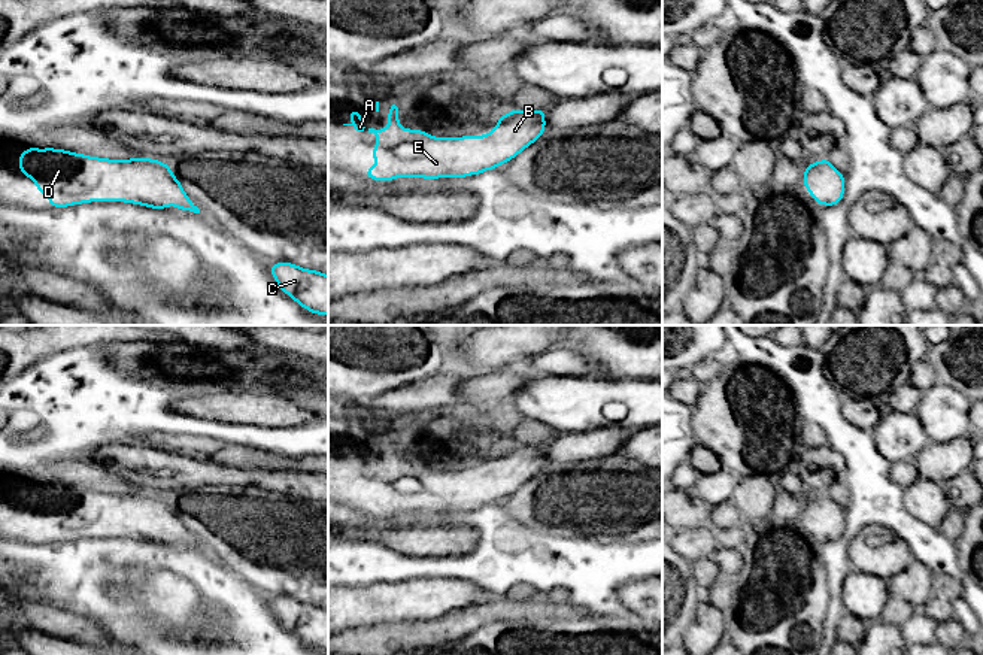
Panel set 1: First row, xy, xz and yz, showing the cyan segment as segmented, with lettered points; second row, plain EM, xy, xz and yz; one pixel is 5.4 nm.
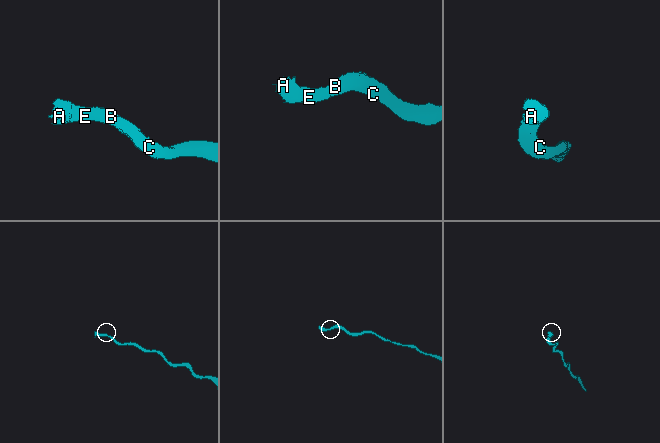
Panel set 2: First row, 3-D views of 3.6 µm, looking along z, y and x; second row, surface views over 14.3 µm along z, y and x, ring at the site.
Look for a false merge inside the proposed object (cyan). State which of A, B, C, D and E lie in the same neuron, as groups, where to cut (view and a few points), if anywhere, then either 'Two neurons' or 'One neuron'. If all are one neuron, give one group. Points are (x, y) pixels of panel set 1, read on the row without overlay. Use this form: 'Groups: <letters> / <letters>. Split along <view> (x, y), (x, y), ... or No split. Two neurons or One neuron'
Groups: A B C D E. No split. One neuron

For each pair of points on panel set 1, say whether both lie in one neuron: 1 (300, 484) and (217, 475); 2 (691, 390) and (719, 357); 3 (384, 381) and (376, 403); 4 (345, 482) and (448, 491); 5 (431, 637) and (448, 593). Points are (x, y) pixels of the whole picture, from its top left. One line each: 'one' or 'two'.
1: one
2: two
3: two
4: one
5: two

